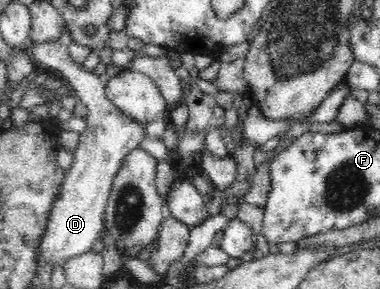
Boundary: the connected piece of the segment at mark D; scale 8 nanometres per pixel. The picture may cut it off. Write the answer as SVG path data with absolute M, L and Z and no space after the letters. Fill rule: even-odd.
M61 40L51 42L29 41L33 58L41 70L50 70L65 78L87 108L87 128L80 134L79 146L73 152L70 169L65 172L63 184L51 204L50 218L45 226L41 244L37 248L38 264L65 264L73 256L91 251L93 243L104 231L105 212L112 182L121 168L125 157L136 149L145 138L145 125L135 119L125 117L117 105L107 98L106 86L94 73L85 72L77 63L73 63L67 43Z

